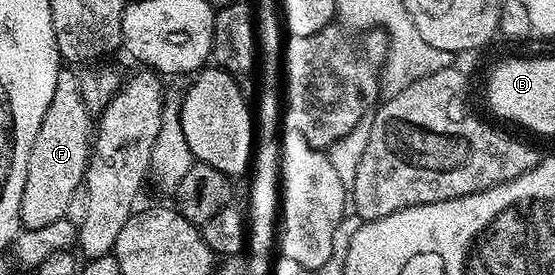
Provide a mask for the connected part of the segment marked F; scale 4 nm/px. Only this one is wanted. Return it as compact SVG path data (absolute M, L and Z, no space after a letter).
M72 70L61 71L57 78L54 96L50 98L50 106L46 106L34 146L30 146L30 158L26 162L26 186L22 190L20 203L21 229L38 230L38 226L50 226L50 222L64 219L70 197L84 182L90 151L90 110L82 102L77 73L68 71Z

